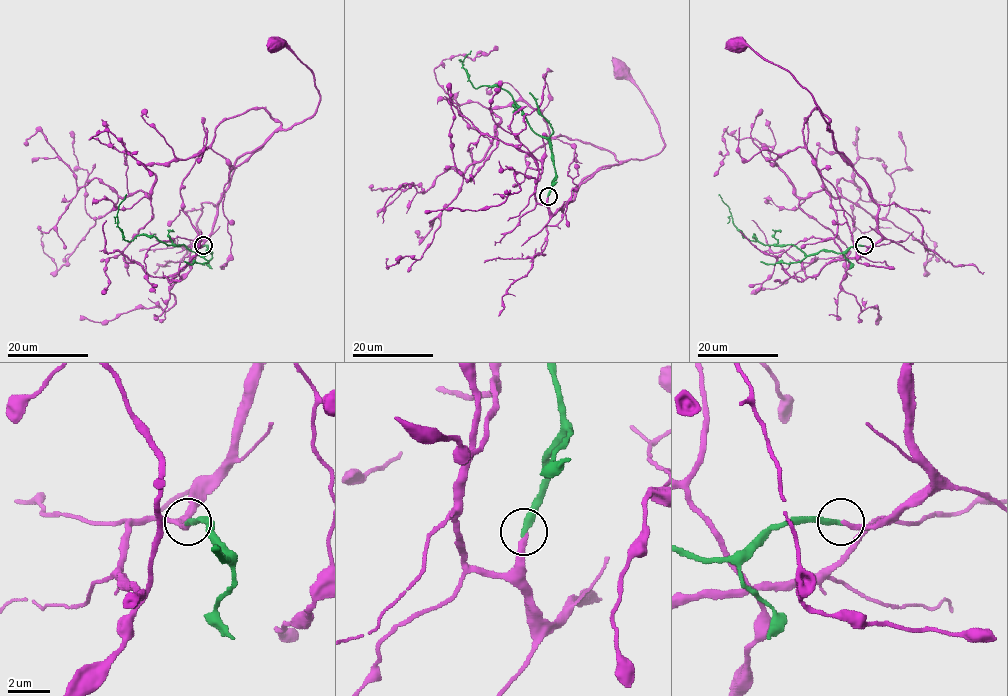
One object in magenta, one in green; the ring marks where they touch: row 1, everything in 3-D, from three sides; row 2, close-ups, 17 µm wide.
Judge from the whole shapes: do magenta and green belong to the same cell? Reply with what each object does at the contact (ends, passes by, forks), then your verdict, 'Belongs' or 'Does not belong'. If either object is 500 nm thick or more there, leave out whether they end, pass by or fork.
At the ring magenta ends. At the ring green ends. Belongs

